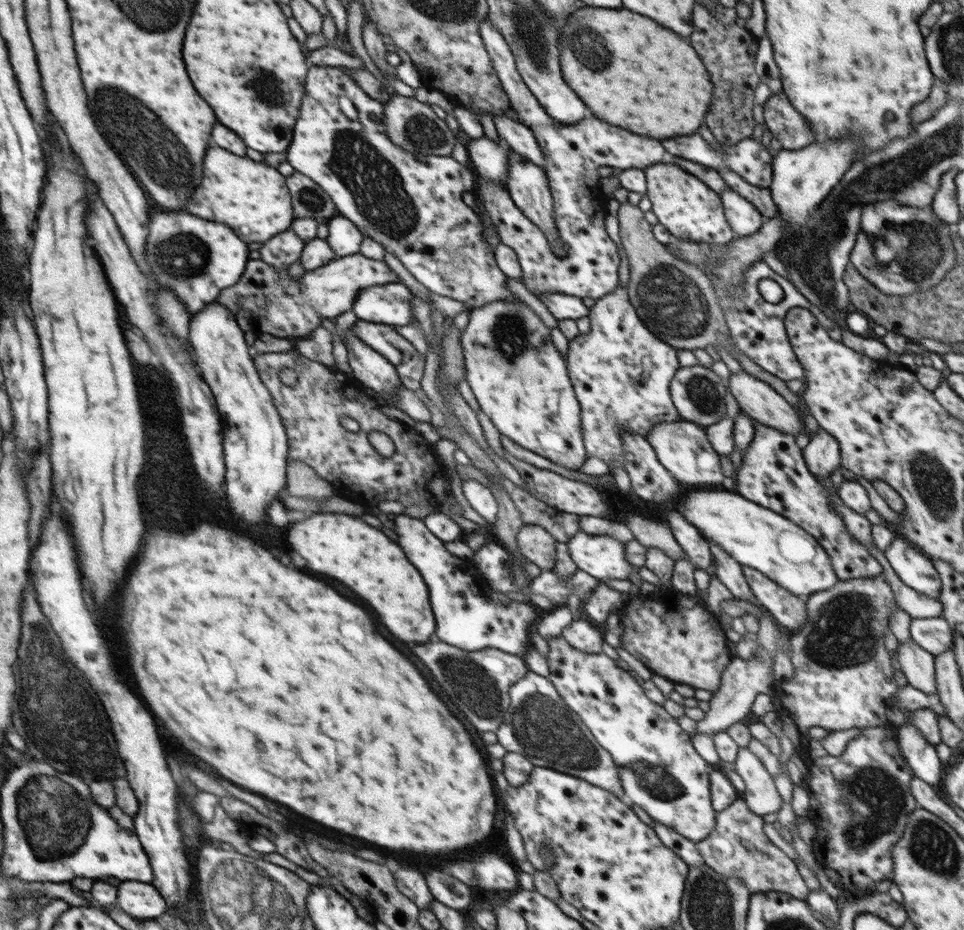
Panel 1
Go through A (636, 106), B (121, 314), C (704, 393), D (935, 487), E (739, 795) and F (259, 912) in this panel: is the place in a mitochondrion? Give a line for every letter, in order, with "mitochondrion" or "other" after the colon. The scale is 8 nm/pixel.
A: other
B: other
C: mitochondrion
D: mitochondrion
E: other
F: mitochondrion

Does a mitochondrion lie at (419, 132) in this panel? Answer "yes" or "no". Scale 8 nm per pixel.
yes

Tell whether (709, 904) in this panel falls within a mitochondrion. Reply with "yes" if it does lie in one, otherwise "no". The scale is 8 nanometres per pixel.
yes

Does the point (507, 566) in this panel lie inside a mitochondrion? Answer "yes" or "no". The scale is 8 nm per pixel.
yes

